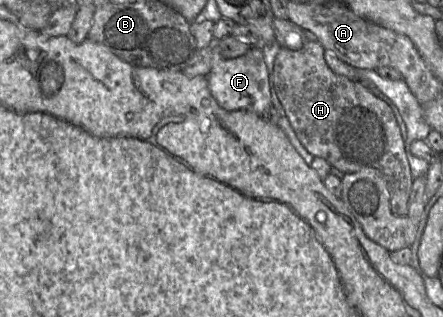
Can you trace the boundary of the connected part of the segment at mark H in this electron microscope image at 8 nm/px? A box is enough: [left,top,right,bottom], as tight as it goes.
[273,41,413,214]

